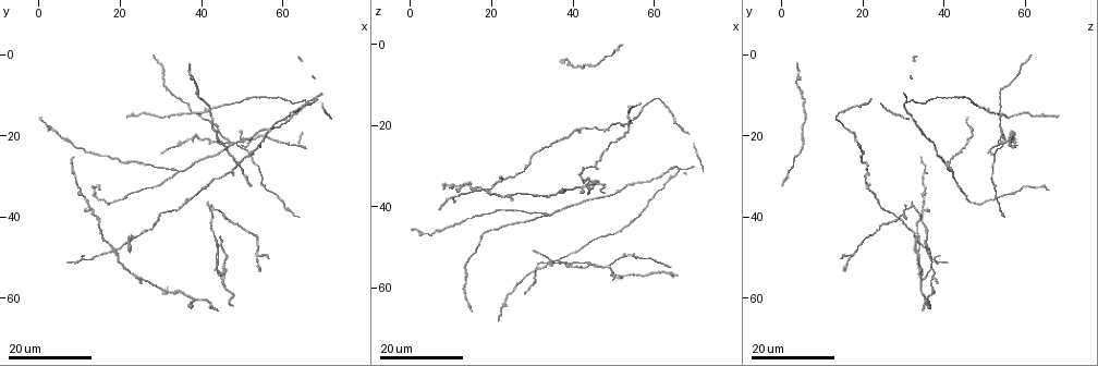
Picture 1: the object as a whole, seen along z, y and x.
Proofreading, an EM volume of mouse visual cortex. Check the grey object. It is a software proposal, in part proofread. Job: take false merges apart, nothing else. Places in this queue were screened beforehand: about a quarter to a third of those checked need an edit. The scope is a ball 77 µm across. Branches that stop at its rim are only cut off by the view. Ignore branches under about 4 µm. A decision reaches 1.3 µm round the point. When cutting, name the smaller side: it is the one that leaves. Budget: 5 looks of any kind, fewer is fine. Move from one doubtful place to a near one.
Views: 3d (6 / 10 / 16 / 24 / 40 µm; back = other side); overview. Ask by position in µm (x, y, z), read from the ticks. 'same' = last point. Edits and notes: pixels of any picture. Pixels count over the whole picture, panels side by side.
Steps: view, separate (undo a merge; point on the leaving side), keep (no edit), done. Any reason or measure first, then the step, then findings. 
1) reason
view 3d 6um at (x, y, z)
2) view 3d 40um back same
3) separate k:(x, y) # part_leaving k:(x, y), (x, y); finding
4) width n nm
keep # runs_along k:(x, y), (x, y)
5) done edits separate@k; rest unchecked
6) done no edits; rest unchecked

looks like a crossing
view 3d 24um at (37.0, 14.5, 52.0)

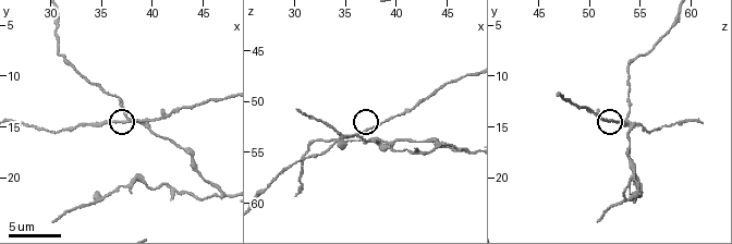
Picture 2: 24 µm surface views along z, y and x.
zoom in
view 3d 6um at (37.0, 14.6, 52.6)

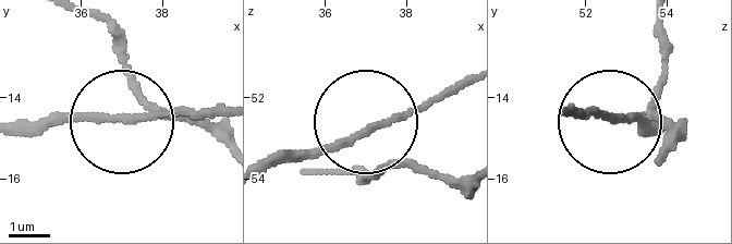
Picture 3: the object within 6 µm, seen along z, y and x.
keep # runs_along 3:(226, 106), (132, 120), (21, 116); one neuron here

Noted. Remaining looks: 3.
four arms meet
view 3d 16um at (18.0, 49.0, 36.5)

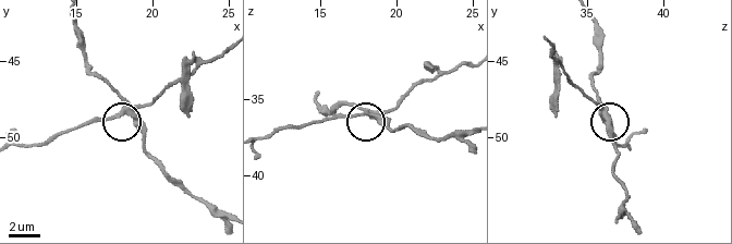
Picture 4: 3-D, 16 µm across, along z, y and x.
view 3d 10um at (18.6, 48.8, 36.2)

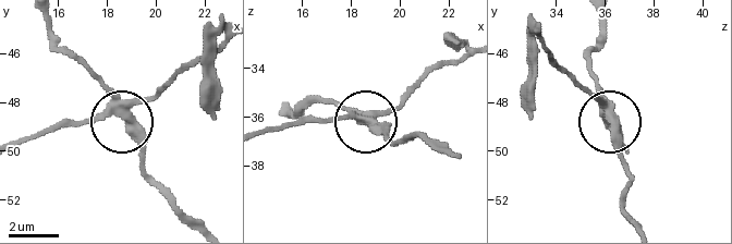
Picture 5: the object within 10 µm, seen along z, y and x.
side_arm 29 um
separate 5:(141, 135) # part_leaving 5:(121, 110), (135, 133), (146, 171), (195, 221); two neurons meet here

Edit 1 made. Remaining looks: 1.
done edits separate@5; rest unchecked

